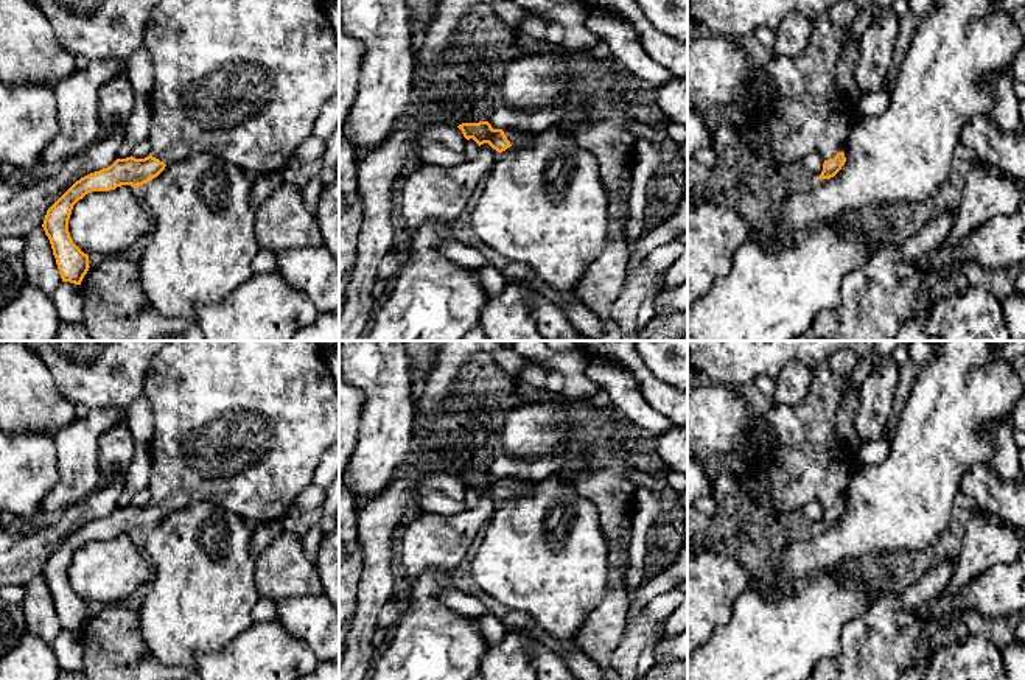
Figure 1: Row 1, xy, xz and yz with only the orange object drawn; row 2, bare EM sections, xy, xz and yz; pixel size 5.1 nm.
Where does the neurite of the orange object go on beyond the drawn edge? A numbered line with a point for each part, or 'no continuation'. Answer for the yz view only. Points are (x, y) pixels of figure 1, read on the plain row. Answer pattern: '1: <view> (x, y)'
1: yz (809, 461)

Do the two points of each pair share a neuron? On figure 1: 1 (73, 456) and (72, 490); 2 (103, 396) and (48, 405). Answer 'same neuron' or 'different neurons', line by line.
1: same neuron
2: different neurons

